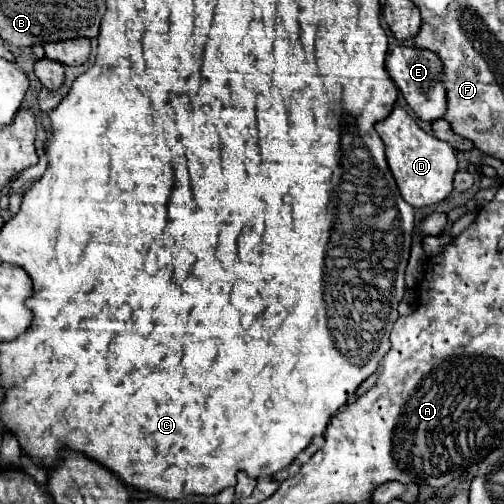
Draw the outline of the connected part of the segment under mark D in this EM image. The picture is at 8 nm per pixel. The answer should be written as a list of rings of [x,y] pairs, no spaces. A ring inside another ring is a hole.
[[[395,106],[385,120],[377,122],[375,130],[383,138],[389,168],[407,204],[411,204],[413,208],[425,208],[445,200],[451,194],[453,176],[457,172],[457,156],[451,144],[421,130],[417,122],[409,116],[409,112],[399,106]]]

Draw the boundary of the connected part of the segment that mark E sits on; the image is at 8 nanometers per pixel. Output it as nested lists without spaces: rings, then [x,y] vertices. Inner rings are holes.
[[[397,46],[387,58],[387,72],[403,94],[403,98],[407,100],[407,104],[411,106],[411,110],[417,114],[417,118],[427,122],[443,118],[447,110],[447,92],[441,80],[443,62],[439,56],[435,56],[435,52],[421,50],[415,46]]]

